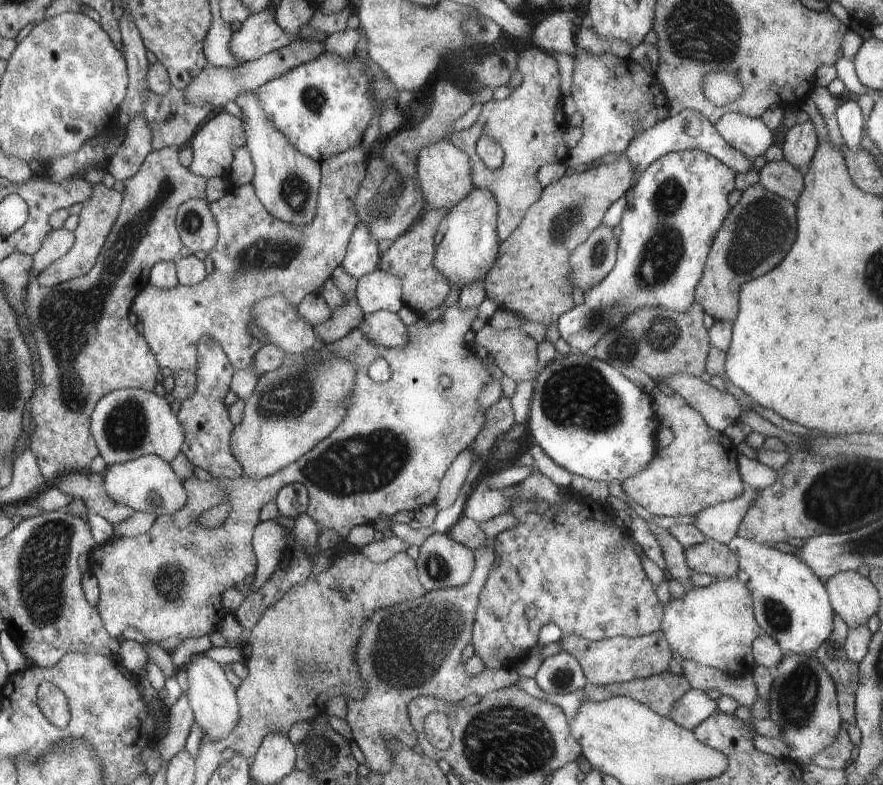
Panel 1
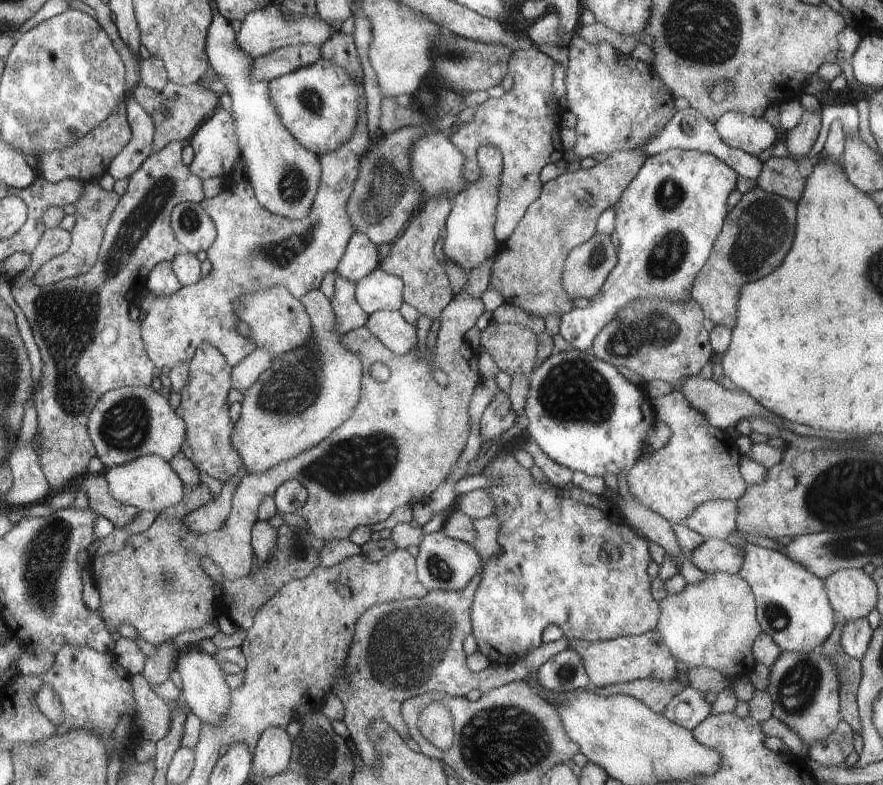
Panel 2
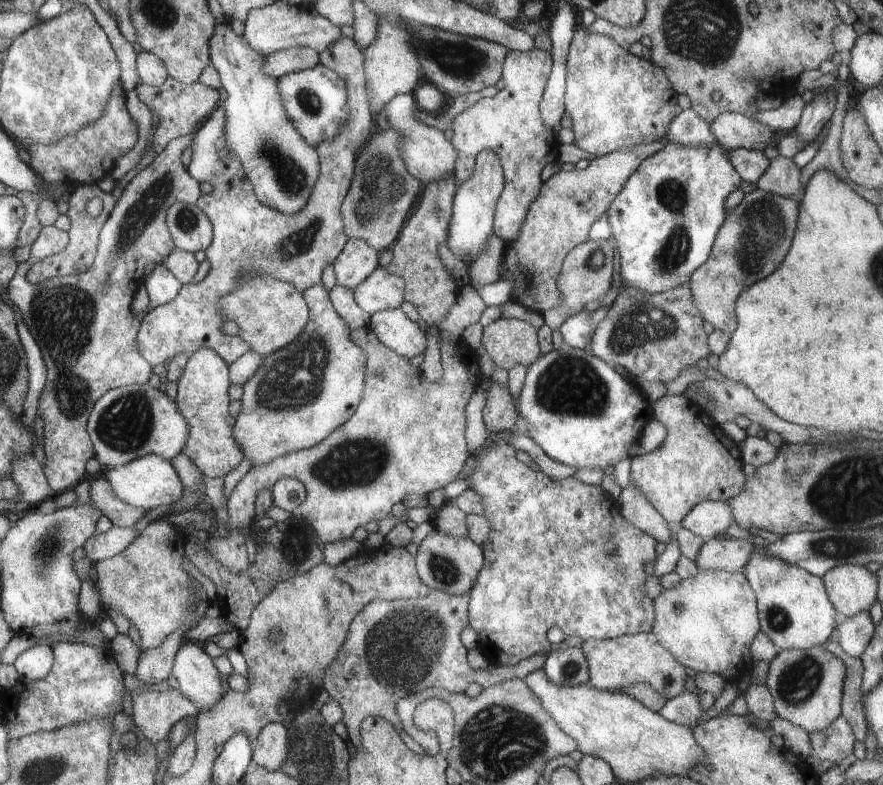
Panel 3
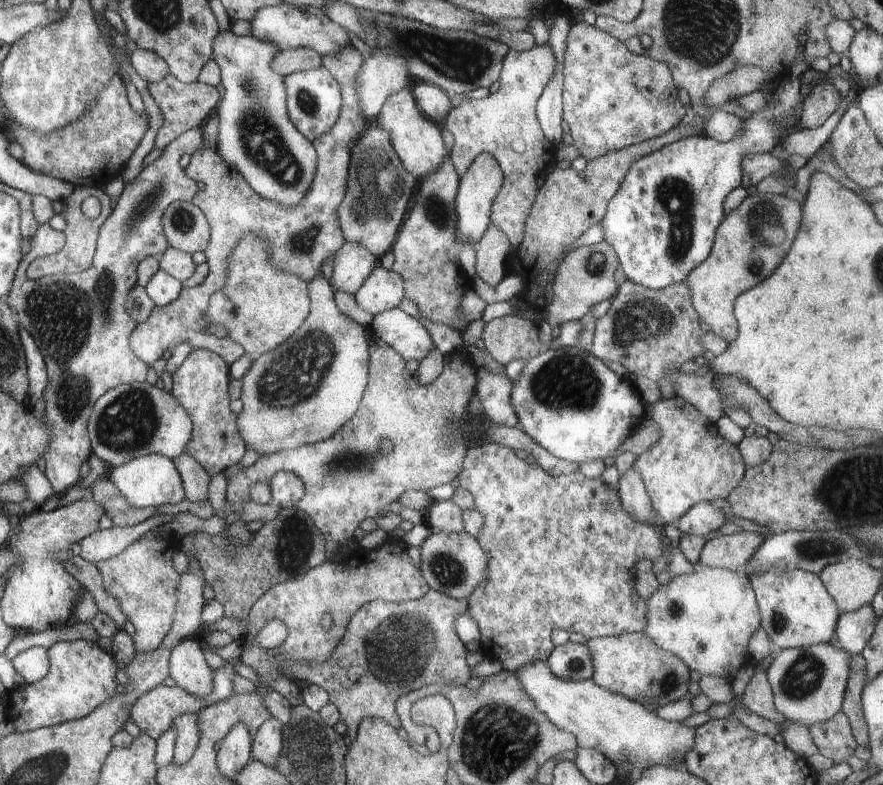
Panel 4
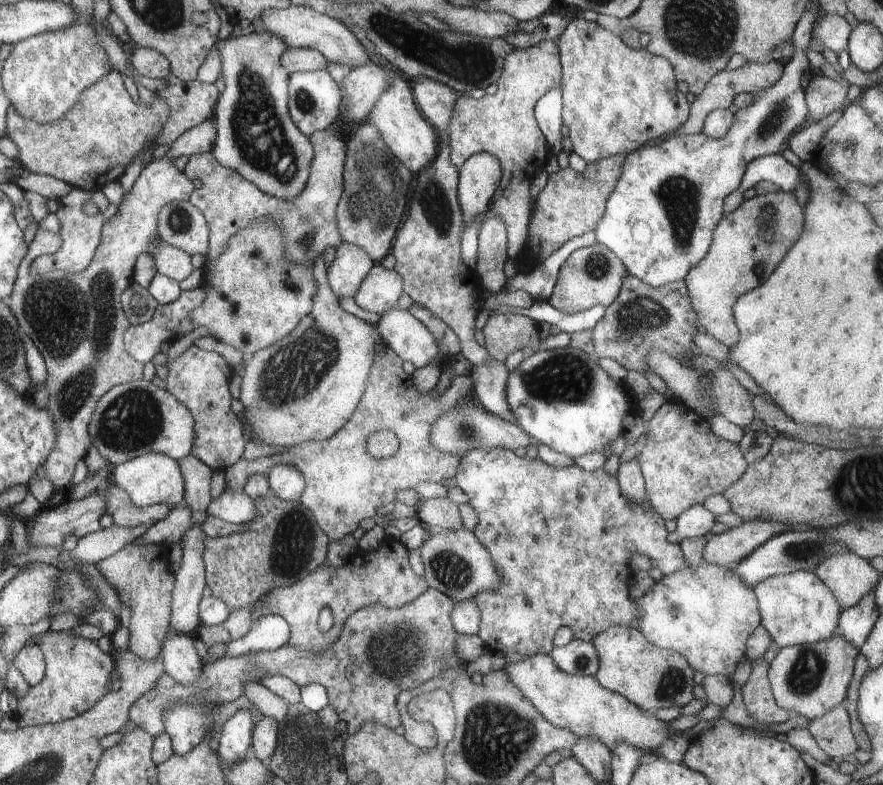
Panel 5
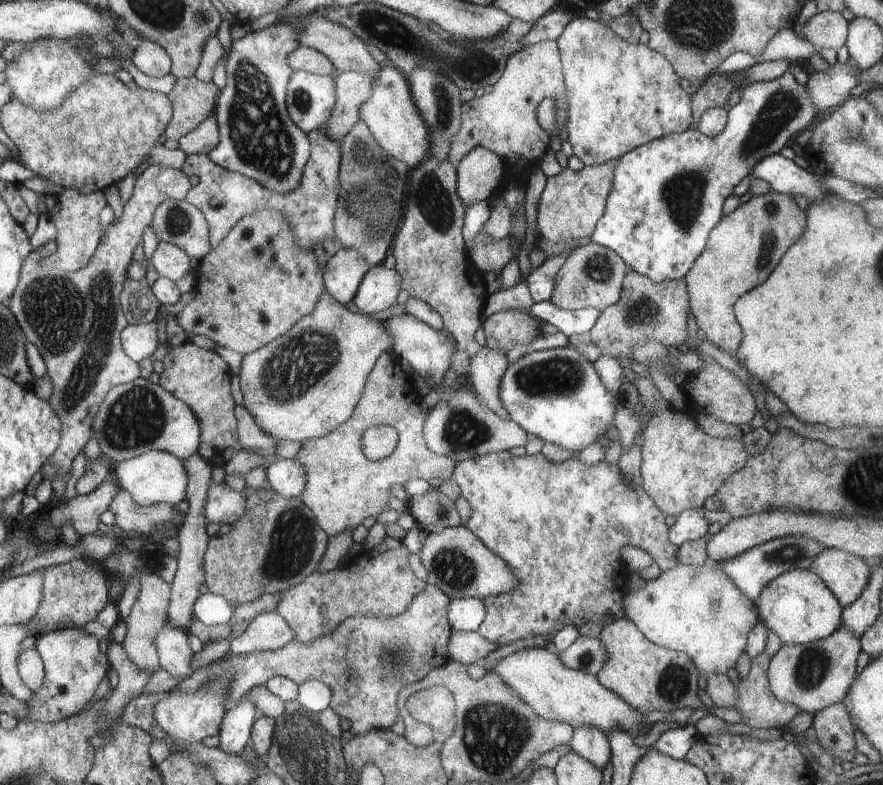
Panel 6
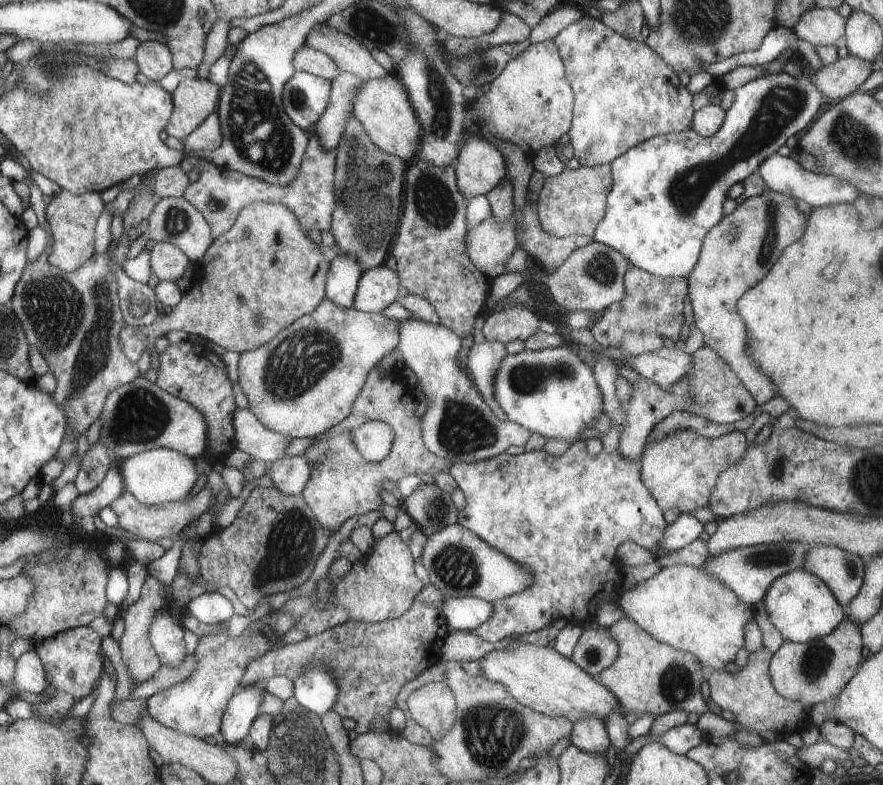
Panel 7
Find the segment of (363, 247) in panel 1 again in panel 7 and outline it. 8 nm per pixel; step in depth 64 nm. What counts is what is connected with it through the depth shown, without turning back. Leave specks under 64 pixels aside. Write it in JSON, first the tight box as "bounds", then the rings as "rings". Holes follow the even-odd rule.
{"bounds":[325,256,363,308],"rings":[[[335,256],[331,260],[331,272],[327,274],[325,298],[337,308],[353,308],[359,278],[363,278],[363,270],[359,270],[357,262],[351,256]]]}

